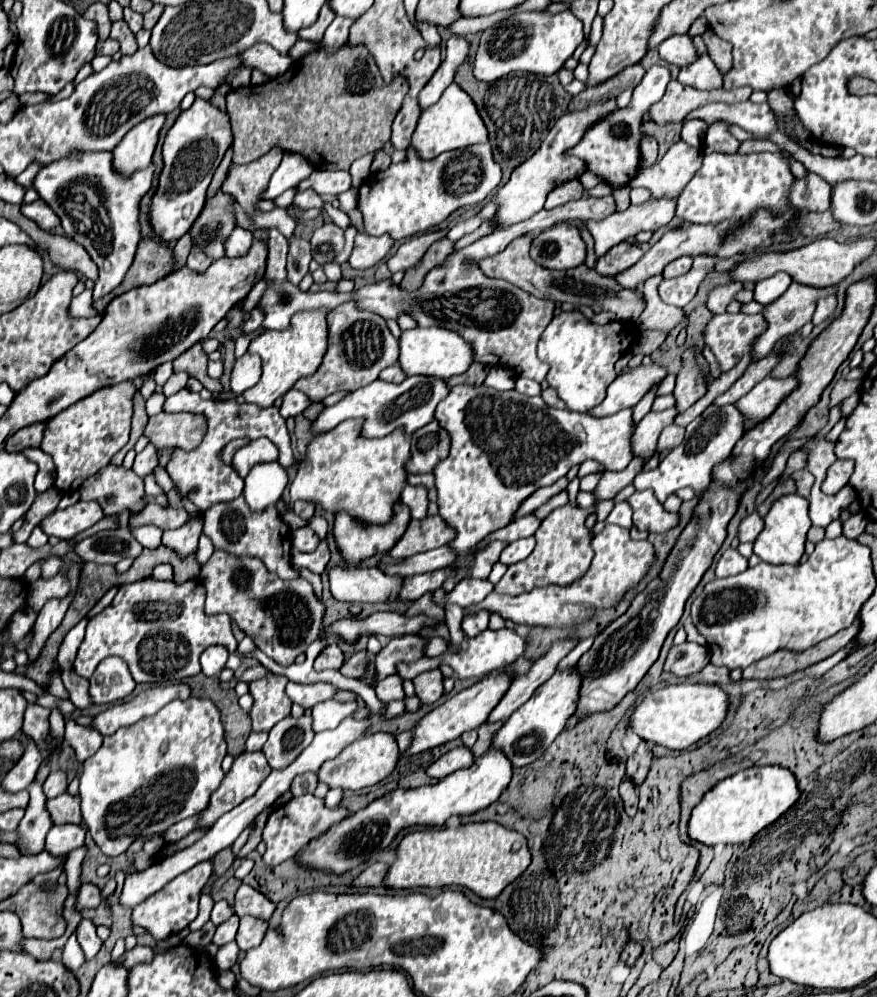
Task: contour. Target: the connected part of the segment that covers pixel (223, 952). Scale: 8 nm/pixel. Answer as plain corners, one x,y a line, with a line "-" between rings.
229,942
229,944
221,946
221,950
215,954
215,964
217,964
219,970
231,970
233,964
237,962
237,958
239,958
237,944

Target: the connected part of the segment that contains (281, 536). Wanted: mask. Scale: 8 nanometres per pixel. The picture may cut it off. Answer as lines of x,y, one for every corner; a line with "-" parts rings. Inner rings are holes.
239,496
231,502
213,504
205,510
205,534
211,538
213,546
219,550
229,550
233,554
253,554
261,558
267,570
277,572
281,578
297,578
299,574
289,566
289,550
291,550
291,532
285,528
277,506
271,504
263,512
251,512
245,504
245,498

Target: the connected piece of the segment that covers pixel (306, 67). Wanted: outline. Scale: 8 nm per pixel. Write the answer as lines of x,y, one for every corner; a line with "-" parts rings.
343,44
333,54
325,54
325,50
309,52
307,56
295,60
285,74
259,86
235,88
227,94
227,114
235,136
233,164
249,164
261,158
261,154
267,154
271,148
281,148
283,152
305,156
313,170
349,170
353,160
369,152
377,152
385,142
389,142
389,126
401,108
407,90
409,86
401,80
393,80
391,84
383,82
373,56
363,44

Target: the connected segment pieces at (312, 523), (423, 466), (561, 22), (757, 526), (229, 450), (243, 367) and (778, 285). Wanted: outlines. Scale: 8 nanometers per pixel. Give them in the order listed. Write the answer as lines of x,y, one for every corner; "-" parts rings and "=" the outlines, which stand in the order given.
313,516
308,522
308,527
314,530
321,540
325,539
328,533
328,523
323,517
=
437,420
411,434
411,458
405,464
409,474
425,474
421,470
433,470
433,466
445,460
449,454
449,434
437,426
=
547,10
517,12
483,30
481,42
473,62
473,76
481,82
495,82
515,72
529,74
555,74
563,68
565,60
573,56
575,48
583,42
583,22
571,10
551,14
=
757,512
745,516
739,524
739,542
753,542
761,530
763,530
763,518
=
239,438
239,440
233,440
233,442
229,442
229,444
223,448
223,452
221,452
221,456
223,456
223,462
225,462
225,464
231,464
231,458
233,458
233,454
235,454
239,448
243,448
245,444
249,444
249,438
=
245,352
237,358
233,372
231,372
231,392
233,396
241,396
245,390
253,387
262,374
261,358
255,354
=
781,272
781,274
775,274
767,280
759,280
755,284
755,290
753,290
753,300
759,302
759,304
767,304
767,302
773,302
777,300
791,284
791,278

